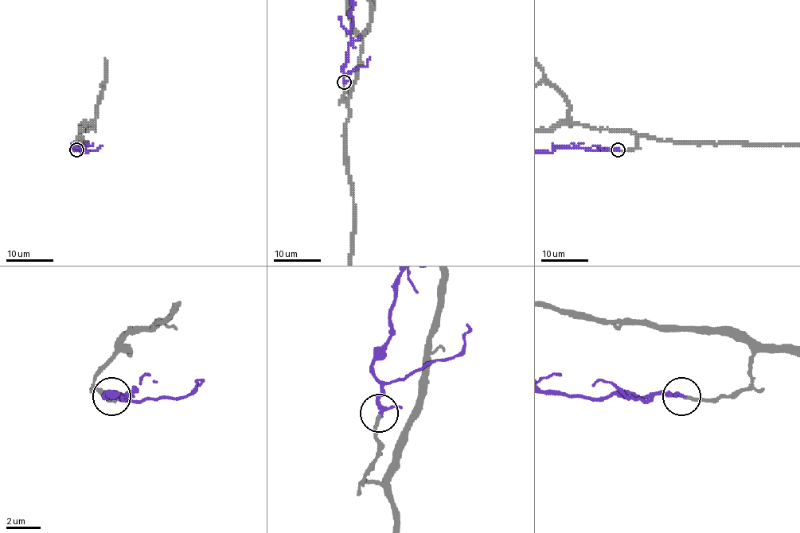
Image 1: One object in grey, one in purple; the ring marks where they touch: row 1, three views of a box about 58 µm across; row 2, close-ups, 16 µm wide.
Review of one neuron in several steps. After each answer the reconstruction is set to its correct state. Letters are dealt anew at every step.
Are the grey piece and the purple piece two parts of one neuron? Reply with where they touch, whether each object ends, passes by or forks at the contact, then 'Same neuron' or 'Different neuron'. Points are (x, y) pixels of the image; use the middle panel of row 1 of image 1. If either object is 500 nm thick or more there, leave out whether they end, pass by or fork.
Place: (344, 82). At the ring grey ends. At the ring purple passes by. Same neuron

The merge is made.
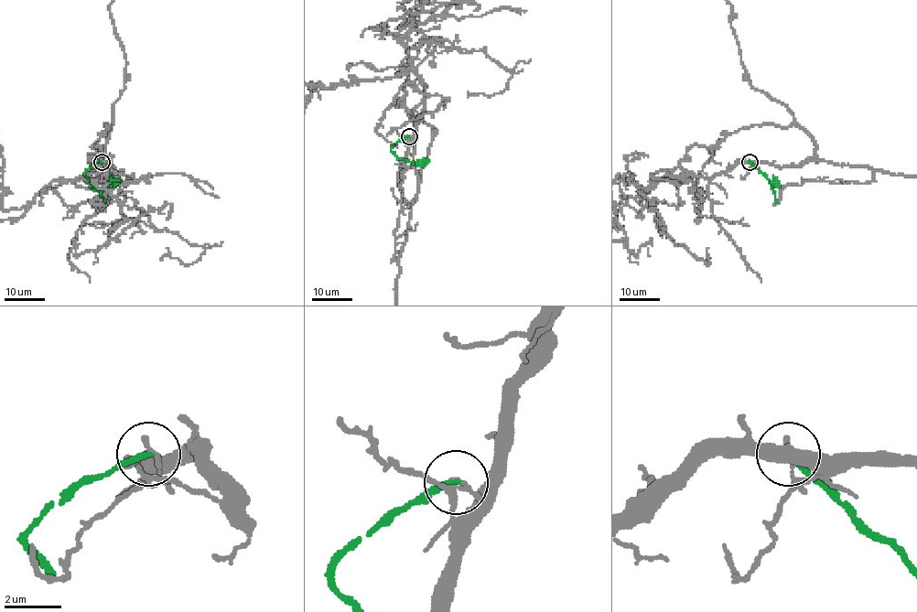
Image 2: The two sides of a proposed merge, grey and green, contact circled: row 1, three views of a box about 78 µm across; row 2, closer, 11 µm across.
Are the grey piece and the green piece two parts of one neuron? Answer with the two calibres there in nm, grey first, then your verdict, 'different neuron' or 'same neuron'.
180 nm thick on the grey side, 190 nm on the other; different neuron

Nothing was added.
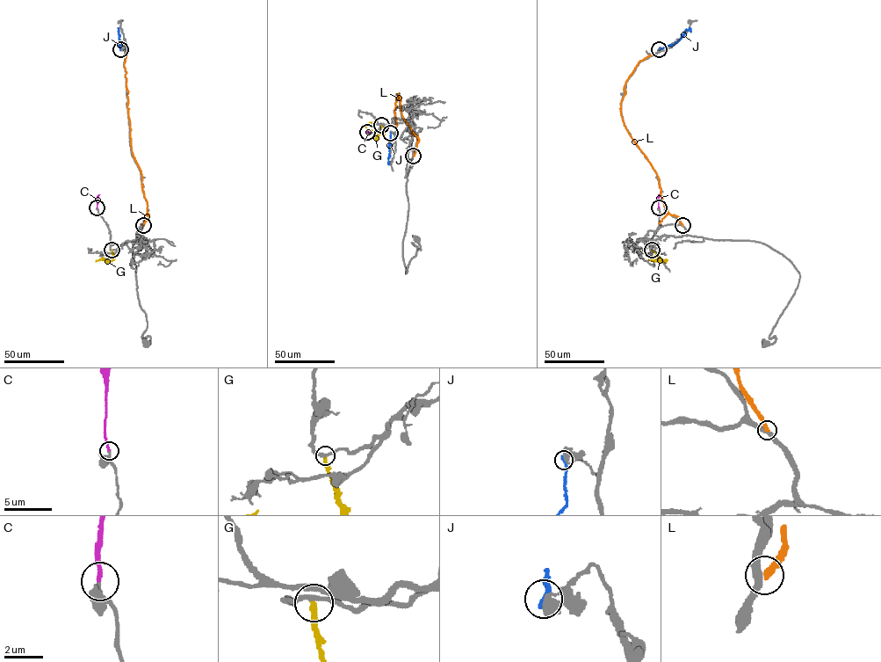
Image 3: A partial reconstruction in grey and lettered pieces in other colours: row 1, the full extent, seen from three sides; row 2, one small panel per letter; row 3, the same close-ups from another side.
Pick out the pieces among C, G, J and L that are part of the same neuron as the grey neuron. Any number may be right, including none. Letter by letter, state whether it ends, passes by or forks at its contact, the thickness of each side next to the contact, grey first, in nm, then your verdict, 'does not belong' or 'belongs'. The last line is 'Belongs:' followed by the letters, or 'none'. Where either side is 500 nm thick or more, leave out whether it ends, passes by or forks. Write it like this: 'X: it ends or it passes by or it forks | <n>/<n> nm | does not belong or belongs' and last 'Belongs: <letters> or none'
C: it ends | 360/200 nm | belongs
G: it ends | 260/260 nm | does not belong
J: it ends | 380/300 nm | does not belong
L: it ends | 360/320 nm | does not belong
Belongs: C

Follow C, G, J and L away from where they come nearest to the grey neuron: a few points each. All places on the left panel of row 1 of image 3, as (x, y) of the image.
C: (97, 207), (99, 194)
G: (111, 250), (112, 260), (96, 261)
J: (120, 49), (119, 32)
L: (143, 225), (148, 205), (141, 187), (140, 170), (132, 150), (125, 52)

